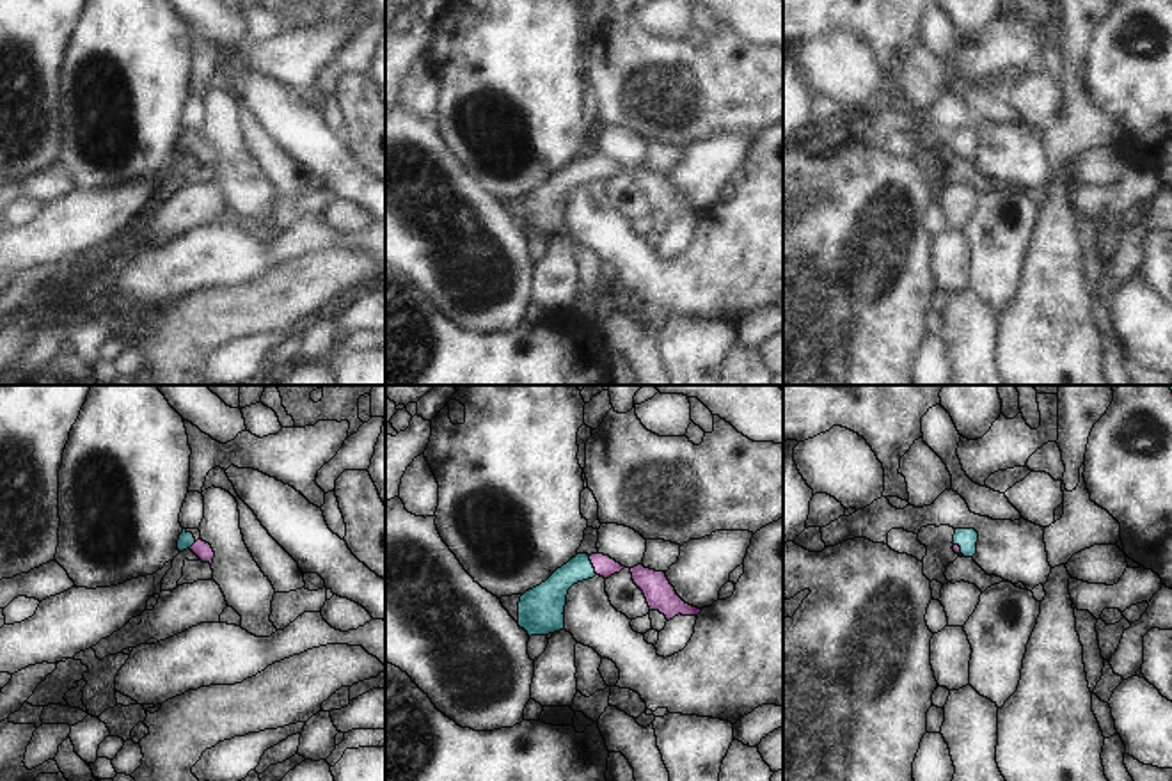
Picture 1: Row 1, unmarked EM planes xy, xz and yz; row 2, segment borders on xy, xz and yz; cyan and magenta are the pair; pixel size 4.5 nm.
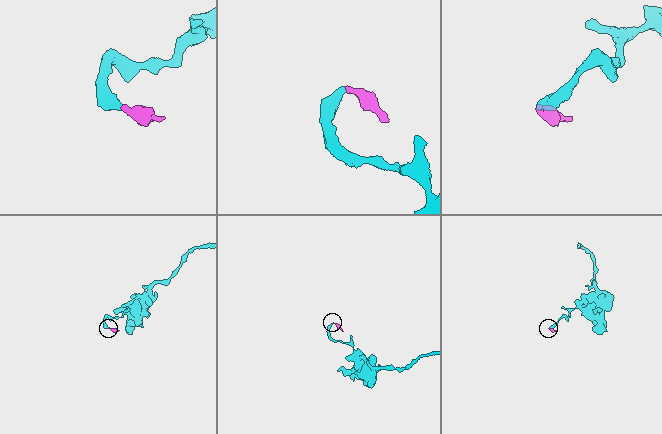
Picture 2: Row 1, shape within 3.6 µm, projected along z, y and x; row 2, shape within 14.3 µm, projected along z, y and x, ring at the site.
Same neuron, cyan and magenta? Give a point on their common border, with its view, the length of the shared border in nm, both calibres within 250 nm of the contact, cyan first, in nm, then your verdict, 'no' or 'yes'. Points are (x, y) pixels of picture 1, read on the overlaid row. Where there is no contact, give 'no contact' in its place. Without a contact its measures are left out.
xz (592, 565) | 100 nm | 160/90 nm | yes

